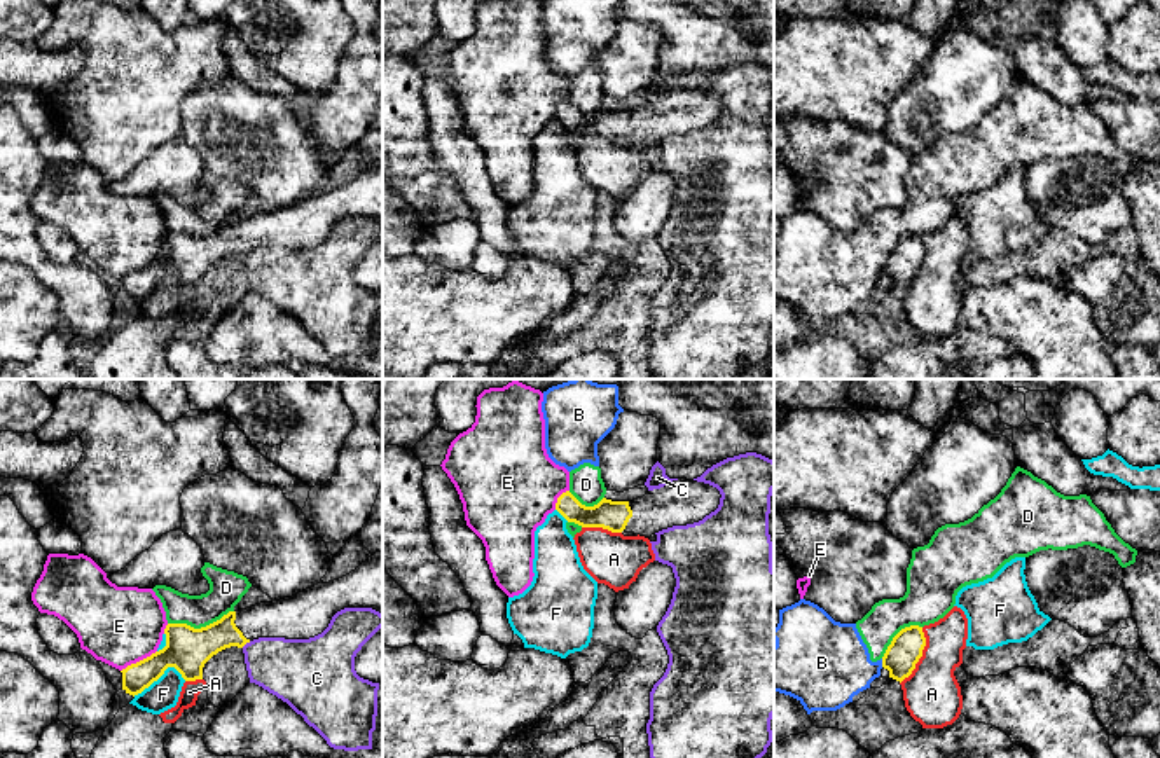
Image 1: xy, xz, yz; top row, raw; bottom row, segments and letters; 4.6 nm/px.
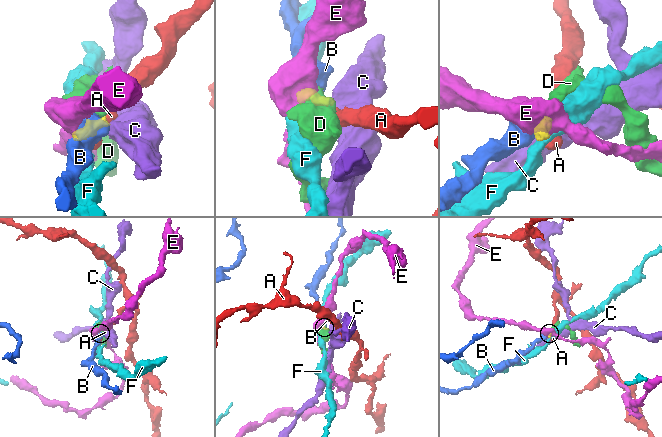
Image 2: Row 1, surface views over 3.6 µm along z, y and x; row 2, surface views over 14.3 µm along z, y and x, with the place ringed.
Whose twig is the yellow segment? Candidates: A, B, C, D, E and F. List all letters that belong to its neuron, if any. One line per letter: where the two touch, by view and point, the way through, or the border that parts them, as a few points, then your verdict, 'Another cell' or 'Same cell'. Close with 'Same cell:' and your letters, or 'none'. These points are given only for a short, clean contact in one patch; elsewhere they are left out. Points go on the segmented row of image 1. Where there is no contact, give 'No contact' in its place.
A: Touches yellow at yz (921, 655). Boundary: yz (923, 627), (923, 655), (900, 683). Another cell
B: Touches yellow at yz (883, 662). Boundary: yz (881, 659), (883, 666). Another cell
C: Touches yellow at xy (245, 643). Boundary: xy (250, 641), (241, 647). Another cell
D: Touches yellow at xy (201, 627). Boundary: xy (233, 610), (200, 627), (168, 624). Another cell
E: Touches yellow at xy (140, 661). Boundary: xy (156, 650), (121, 671). Another cell
F: Touches yellow at xy (159, 676). Boundary: xy (186, 680), (173, 668), (168, 668), (133, 695). Another cell
Same cell: none

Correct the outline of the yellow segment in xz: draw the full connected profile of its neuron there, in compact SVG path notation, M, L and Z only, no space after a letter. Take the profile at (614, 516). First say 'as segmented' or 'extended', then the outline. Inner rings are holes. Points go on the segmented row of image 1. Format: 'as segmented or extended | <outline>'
extended | M678 479L648 491L634 501L603 498L594 506L582 505L570 491L557 498L556 510L582 527L603 527L611 533L634 533L645 538L673 527L702 520L720 505L720 491L709 484Z

